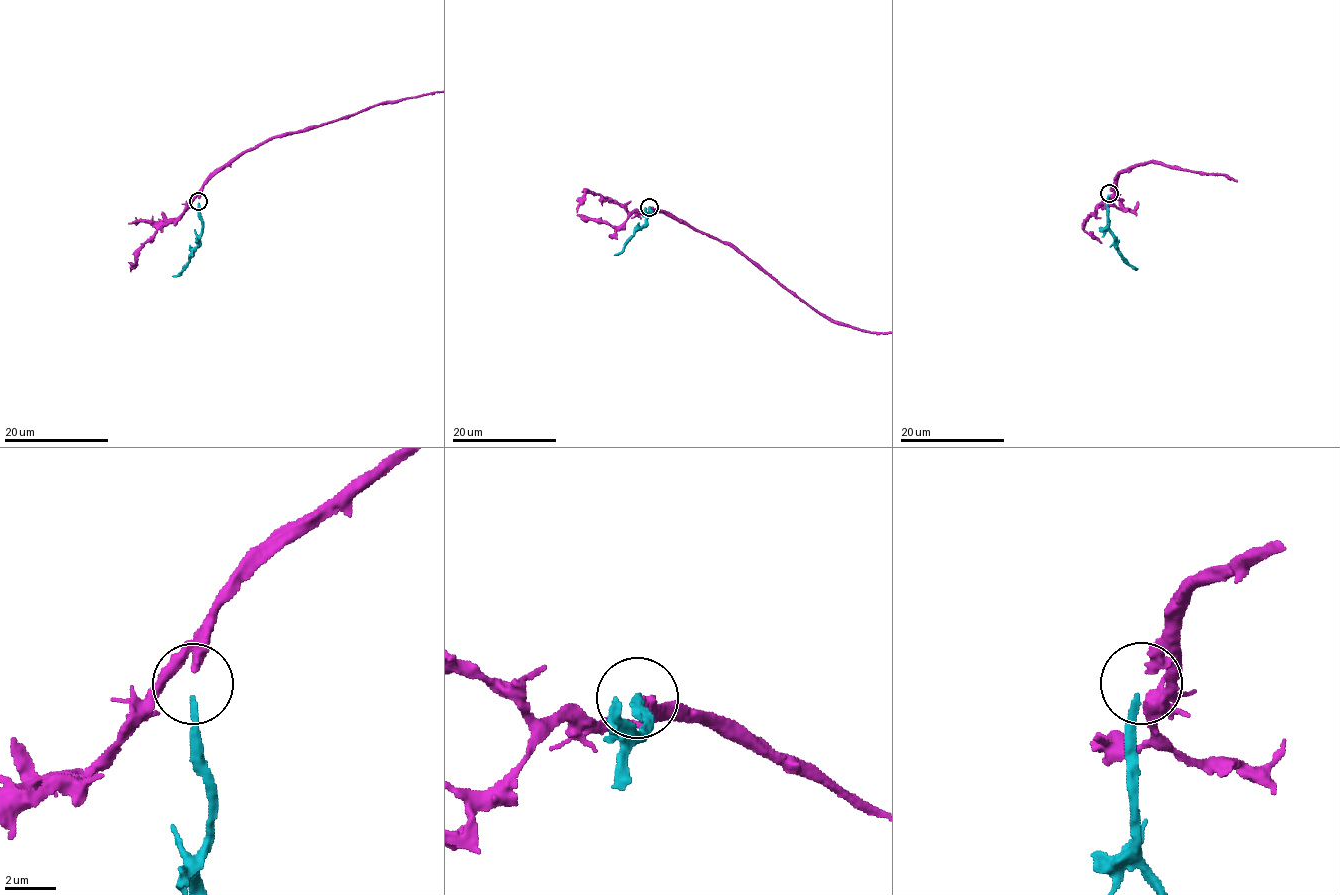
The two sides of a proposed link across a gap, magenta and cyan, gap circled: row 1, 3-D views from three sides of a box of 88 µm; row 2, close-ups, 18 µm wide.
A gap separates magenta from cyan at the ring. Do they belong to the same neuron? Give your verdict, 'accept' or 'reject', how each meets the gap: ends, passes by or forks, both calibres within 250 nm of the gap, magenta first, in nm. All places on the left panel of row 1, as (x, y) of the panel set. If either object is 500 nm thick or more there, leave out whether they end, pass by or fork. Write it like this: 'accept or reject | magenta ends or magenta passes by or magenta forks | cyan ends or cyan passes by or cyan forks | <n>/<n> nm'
accept | magenta ends | cyan ends | 400/240 nm

